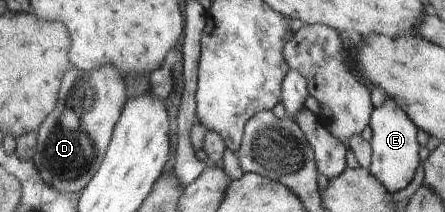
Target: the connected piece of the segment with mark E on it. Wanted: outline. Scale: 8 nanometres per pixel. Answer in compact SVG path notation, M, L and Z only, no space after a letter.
M385 98L385 101L376 107L374 114L371 115L371 129L372 156L368 170L383 183L391 194L394 194L401 187L407 187L411 183L421 163L419 143L417 143L417 125L393 98Z

